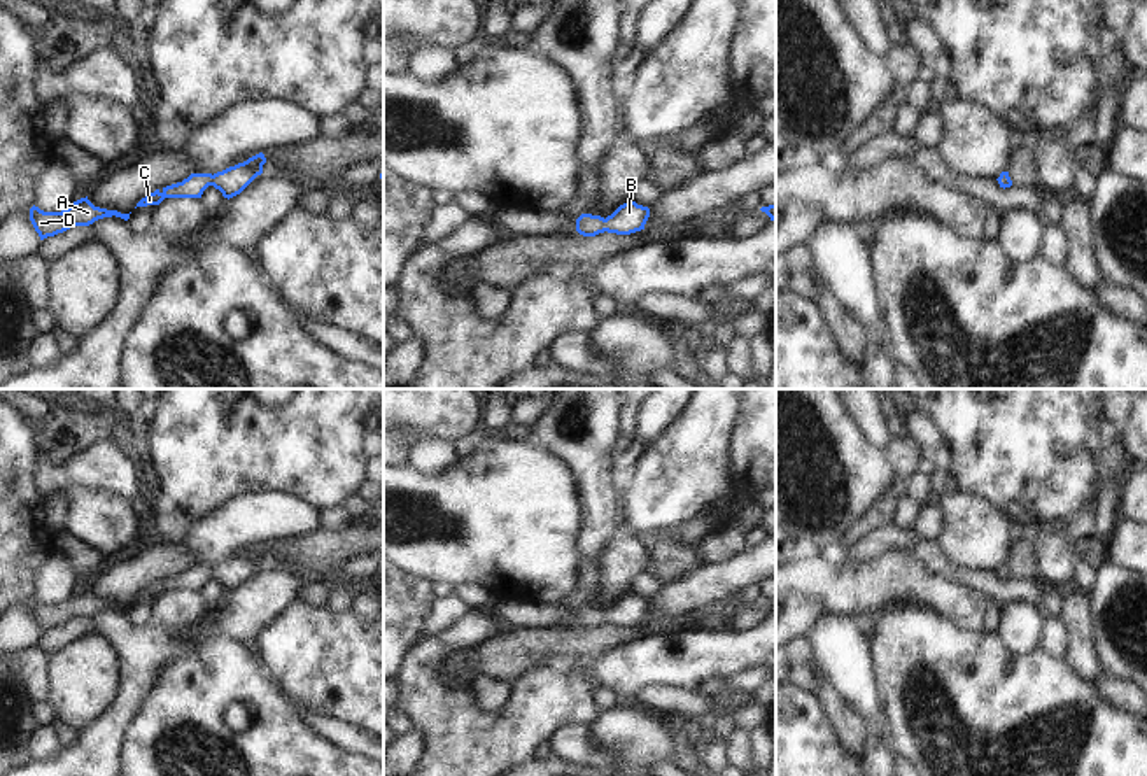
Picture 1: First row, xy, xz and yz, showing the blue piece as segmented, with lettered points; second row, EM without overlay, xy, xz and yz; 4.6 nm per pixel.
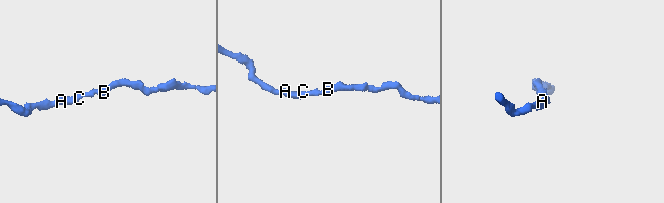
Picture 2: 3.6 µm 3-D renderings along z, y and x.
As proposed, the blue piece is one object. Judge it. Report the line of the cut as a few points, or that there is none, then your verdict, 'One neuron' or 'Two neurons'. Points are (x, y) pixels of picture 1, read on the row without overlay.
No split. One neuron.

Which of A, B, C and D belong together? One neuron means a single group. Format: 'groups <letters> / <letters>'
groups A B C D

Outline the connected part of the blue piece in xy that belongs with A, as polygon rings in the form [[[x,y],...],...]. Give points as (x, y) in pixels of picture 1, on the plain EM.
[[[88,589],[74,594],[68,601],[61,604],[44,604],[35,597],[30,601],[30,613],[40,632],[63,625],[72,618],[89,618],[98,611],[112,608],[121,610],[124,613],[130,611],[130,606],[95,599],[88,592]]]

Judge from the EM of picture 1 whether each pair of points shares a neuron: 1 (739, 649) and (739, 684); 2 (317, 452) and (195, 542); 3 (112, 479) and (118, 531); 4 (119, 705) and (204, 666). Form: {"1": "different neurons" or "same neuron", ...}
{"1": "different neurons", "2": "different neurons", "3": "different neurons", "4": "different neurons"}

